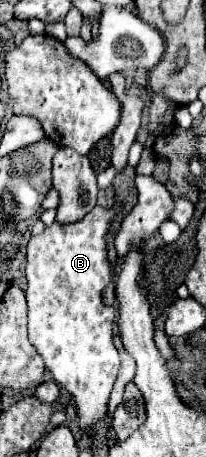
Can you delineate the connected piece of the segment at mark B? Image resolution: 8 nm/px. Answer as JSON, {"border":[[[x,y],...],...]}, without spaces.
{"border":[[[111,204],[111,206],[95,206],[87,216],[83,216],[79,222],[75,224],[61,224],[61,222],[53,222],[51,226],[47,226],[39,236],[33,236],[27,244],[27,280],[29,280],[29,286],[25,290],[27,294],[27,304],[29,304],[29,342],[37,348],[37,352],[43,356],[45,360],[45,366],[47,370],[53,374],[53,378],[57,380],[57,384],[61,384],[67,392],[71,392],[71,396],[75,398],[75,406],[77,406],[77,414],[79,414],[79,422],[81,422],[81,428],[89,428],[91,424],[95,424],[97,420],[103,420],[107,418],[107,400],[109,400],[109,392],[115,384],[115,378],[117,378],[117,372],[119,372],[119,366],[121,366],[121,358],[119,358],[119,352],[113,344],[113,324],[115,324],[115,318],[117,318],[117,312],[115,308],[111,306],[105,306],[101,302],[101,294],[103,290],[113,282],[113,274],[111,274],[111,268],[109,268],[109,260],[107,260],[107,234],[111,230],[111,224],[113,220],[117,218],[117,214],[121,212],[121,204]]]}

